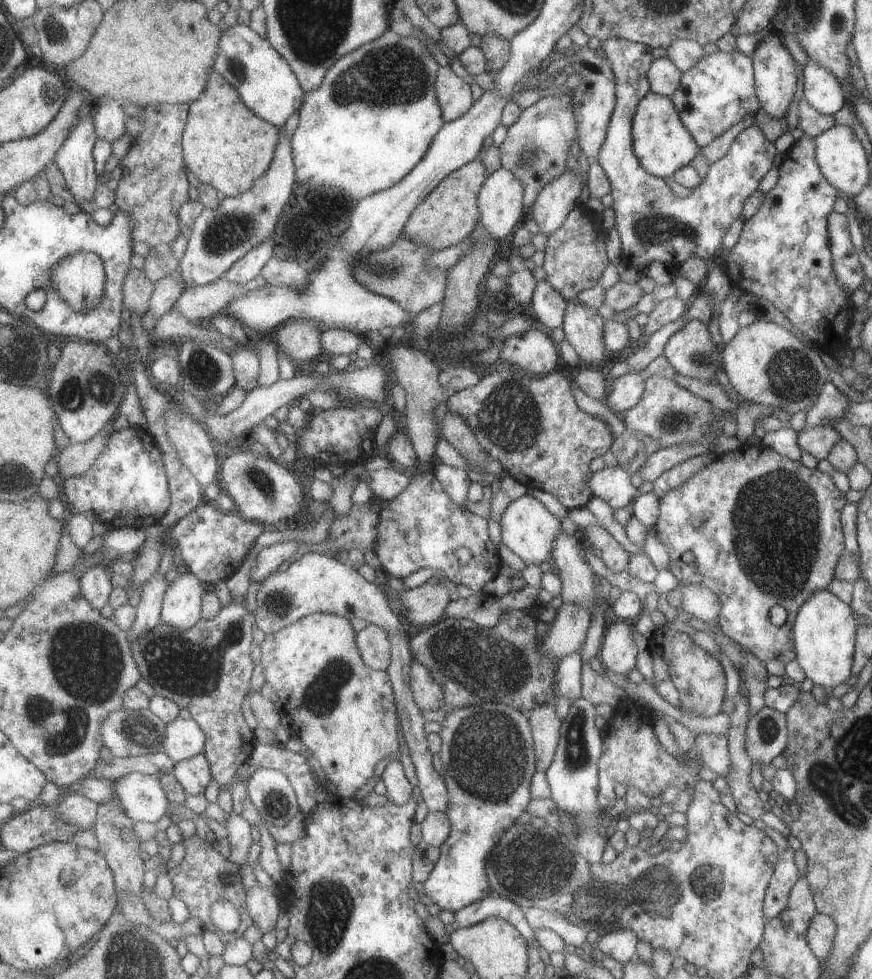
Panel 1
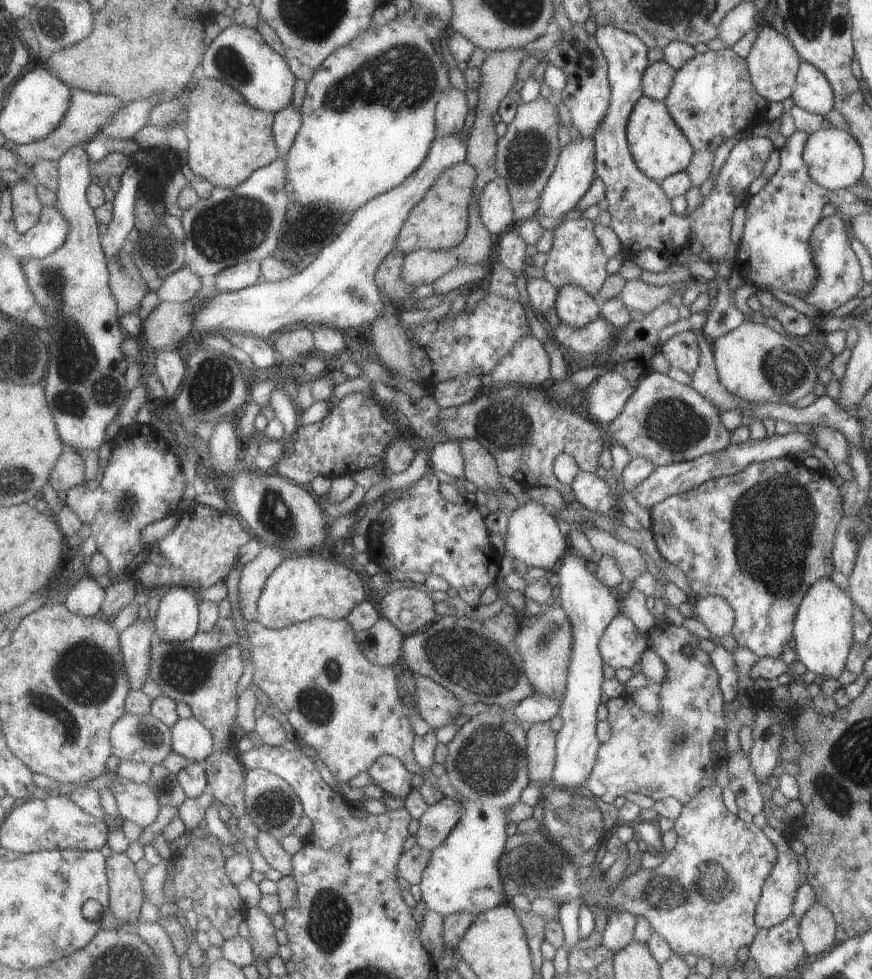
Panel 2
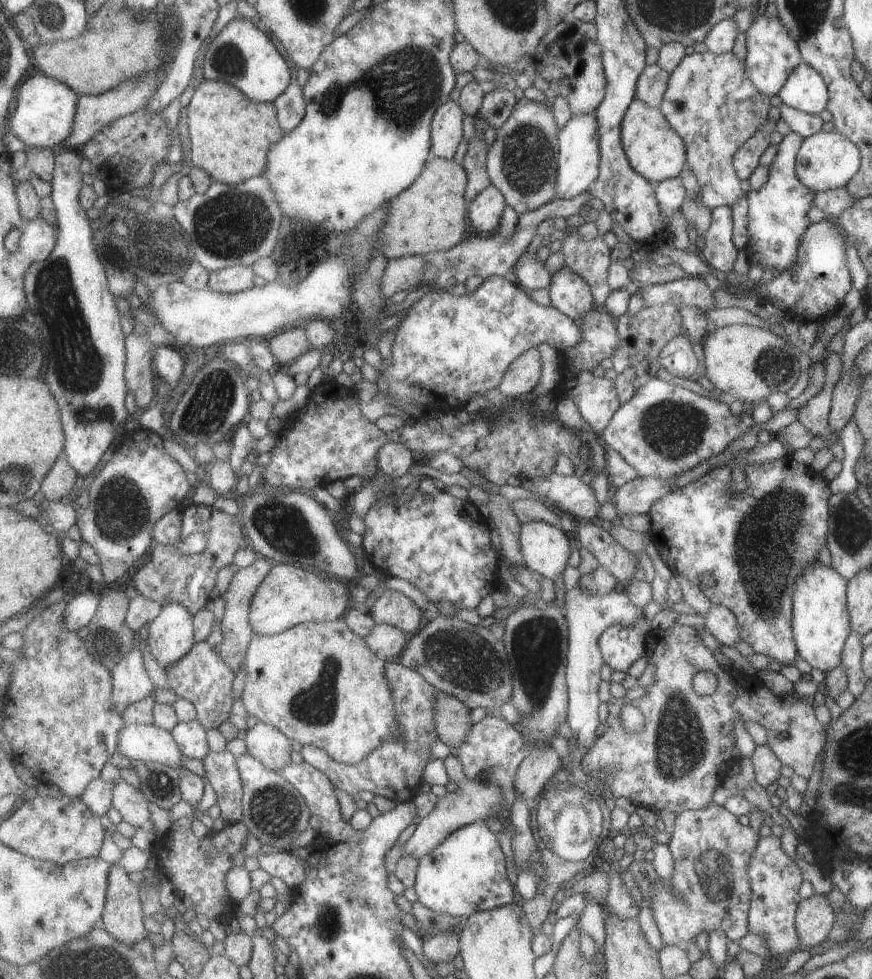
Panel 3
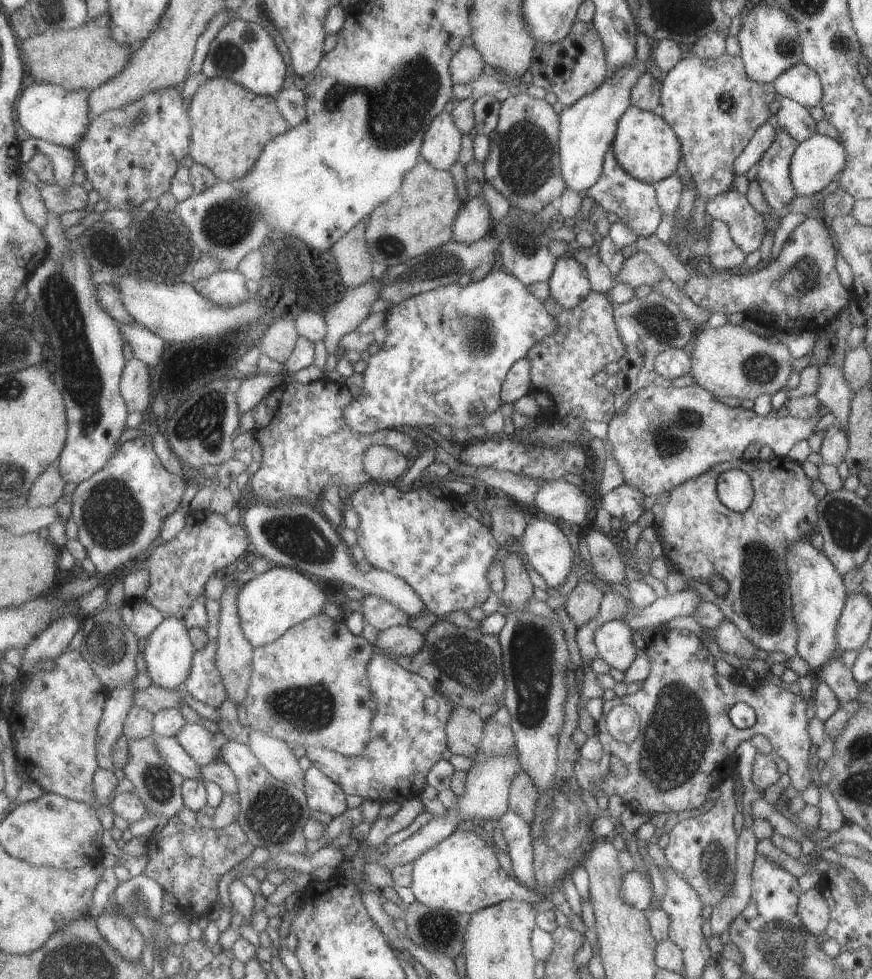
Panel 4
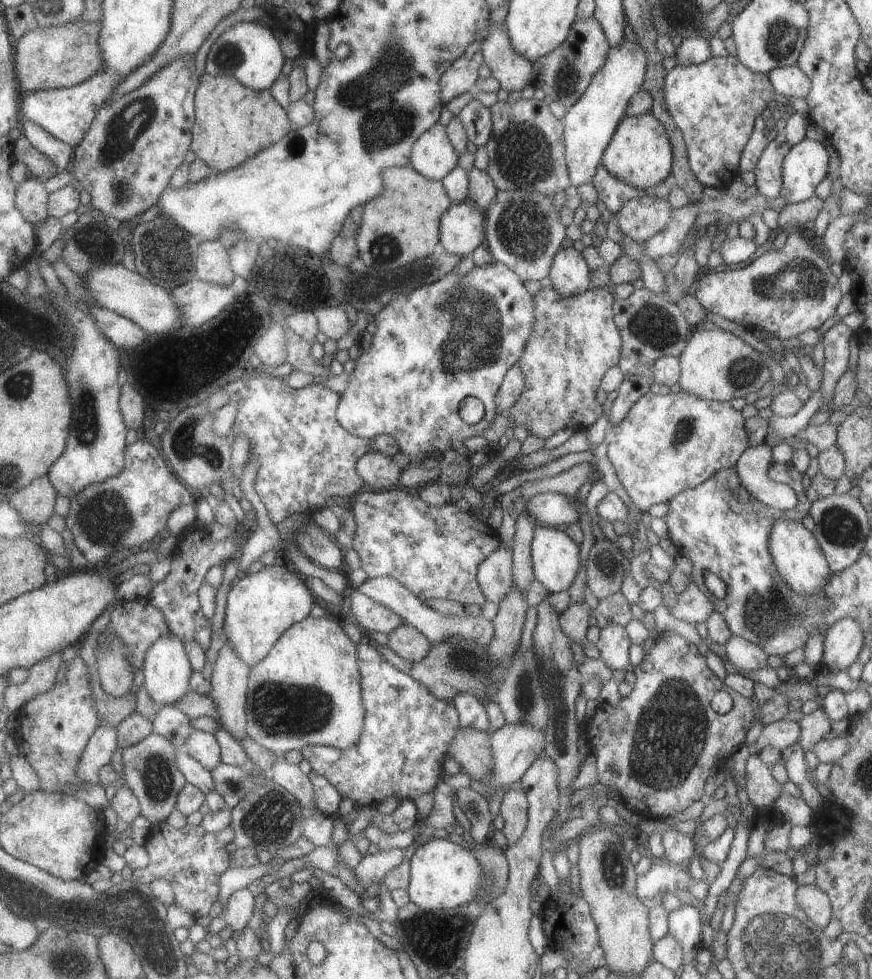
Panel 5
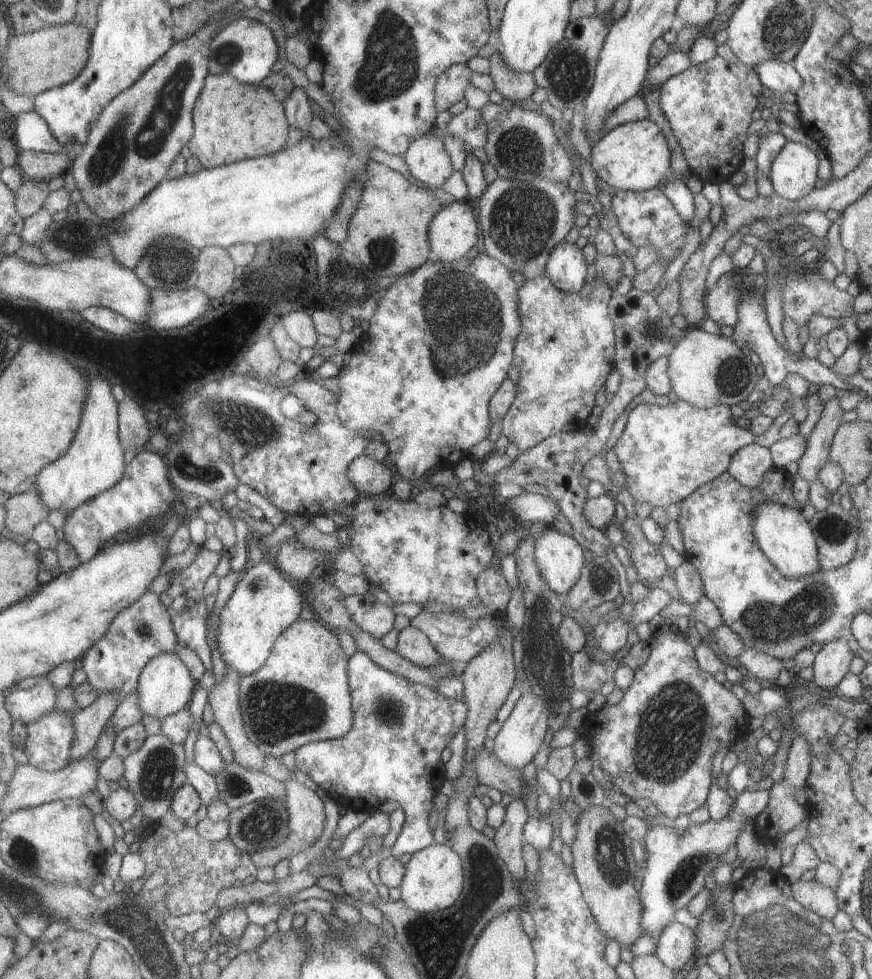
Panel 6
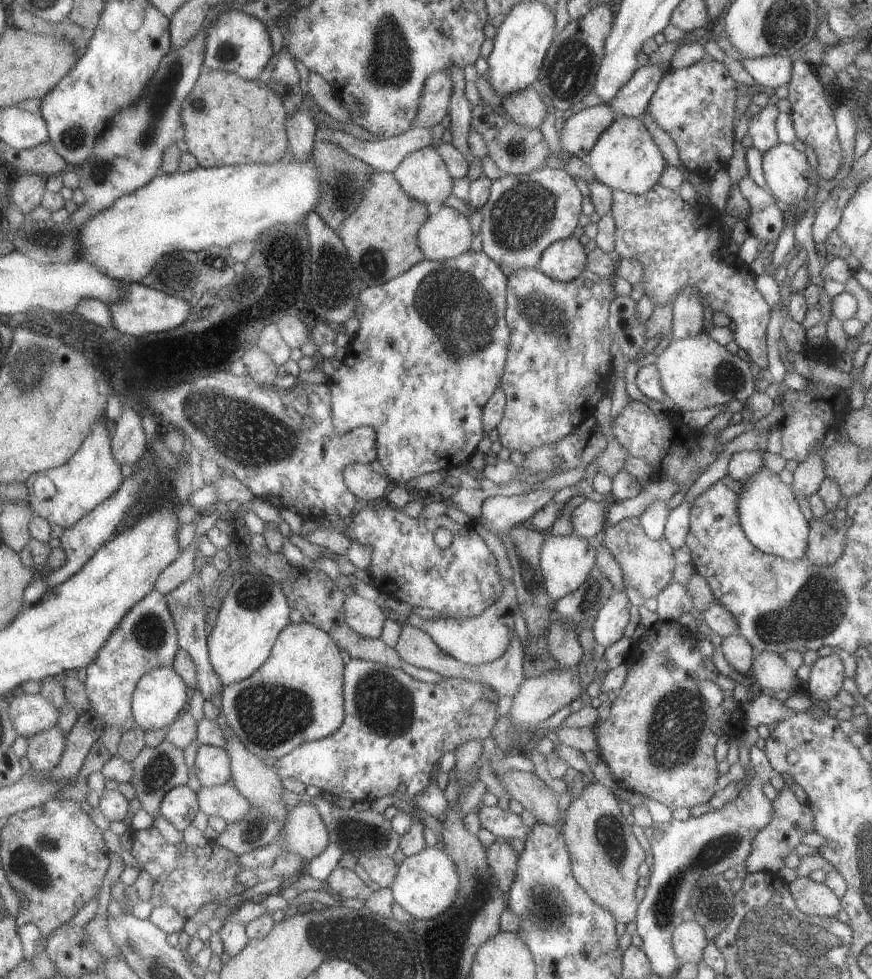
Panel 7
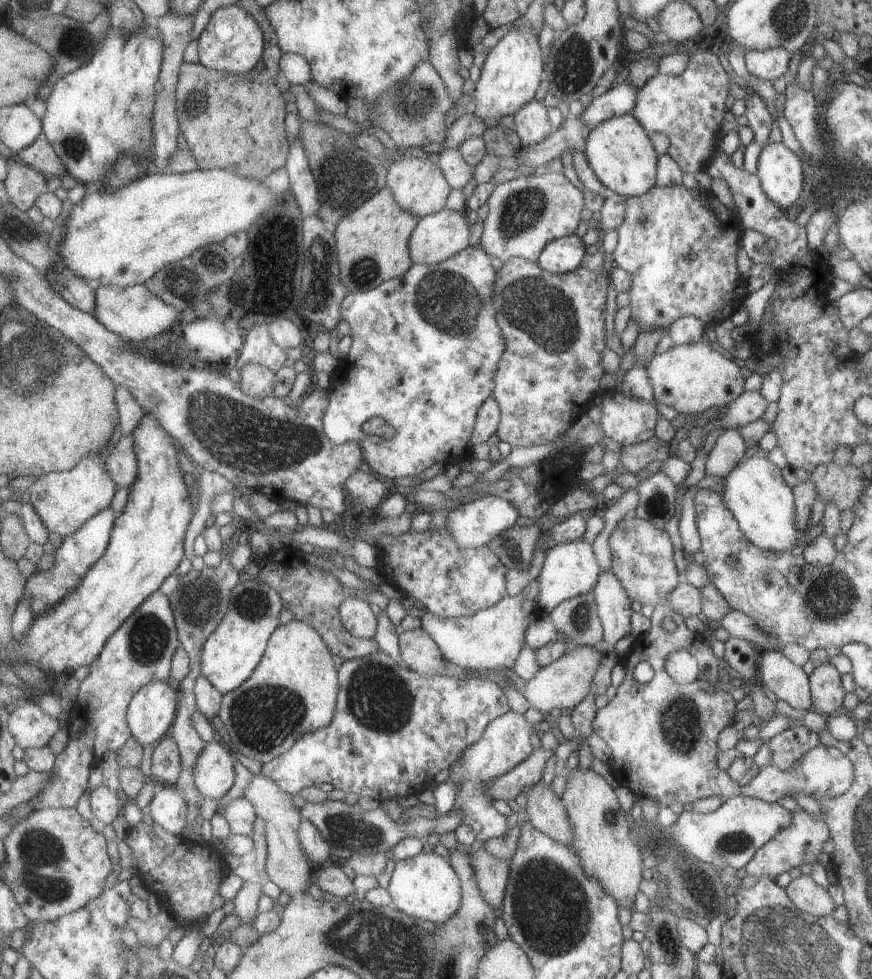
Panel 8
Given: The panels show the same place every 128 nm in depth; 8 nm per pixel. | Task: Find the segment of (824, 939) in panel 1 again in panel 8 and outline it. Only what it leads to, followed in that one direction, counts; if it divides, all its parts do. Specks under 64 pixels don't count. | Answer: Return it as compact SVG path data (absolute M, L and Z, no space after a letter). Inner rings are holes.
M809 875L793 878L784 890L791 903L803 915L827 917L836 908L827 889L818 886Z

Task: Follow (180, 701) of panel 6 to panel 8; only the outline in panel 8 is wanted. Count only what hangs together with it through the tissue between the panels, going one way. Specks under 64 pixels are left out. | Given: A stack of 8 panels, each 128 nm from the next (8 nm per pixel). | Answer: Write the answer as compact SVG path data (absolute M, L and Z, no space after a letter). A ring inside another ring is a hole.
M173 681L151 682L139 690L128 708L133 738L147 746L170 734L178 713L177 698L179 690Z

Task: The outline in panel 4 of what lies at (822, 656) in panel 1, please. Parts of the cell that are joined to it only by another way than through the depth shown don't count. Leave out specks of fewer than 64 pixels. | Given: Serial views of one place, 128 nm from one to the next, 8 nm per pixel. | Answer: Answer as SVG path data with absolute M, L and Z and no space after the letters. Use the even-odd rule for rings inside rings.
M808 538L792 541L786 551L785 563L792 618L797 632L796 656L803 659L809 668L823 668L835 658L837 652L836 627L847 596L846 588L843 587L842 577L835 571L825 554L813 548Z

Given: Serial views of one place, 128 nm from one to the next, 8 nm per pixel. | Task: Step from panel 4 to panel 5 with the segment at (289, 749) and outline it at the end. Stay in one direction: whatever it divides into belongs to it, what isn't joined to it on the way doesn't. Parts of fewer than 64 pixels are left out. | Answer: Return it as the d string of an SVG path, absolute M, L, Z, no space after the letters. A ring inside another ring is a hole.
M279 755L274 765L273 779L288 792L291 792L302 807L309 806L312 814L319 811L316 806L314 785L308 774L301 770L299 764L291 764L282 755Z

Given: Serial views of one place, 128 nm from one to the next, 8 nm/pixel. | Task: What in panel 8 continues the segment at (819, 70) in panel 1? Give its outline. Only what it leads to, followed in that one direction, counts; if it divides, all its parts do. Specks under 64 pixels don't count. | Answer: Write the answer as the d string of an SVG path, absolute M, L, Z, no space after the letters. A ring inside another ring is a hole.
M783 48L767 50L744 50L744 63L751 76L772 81L779 76L786 76L791 53Z

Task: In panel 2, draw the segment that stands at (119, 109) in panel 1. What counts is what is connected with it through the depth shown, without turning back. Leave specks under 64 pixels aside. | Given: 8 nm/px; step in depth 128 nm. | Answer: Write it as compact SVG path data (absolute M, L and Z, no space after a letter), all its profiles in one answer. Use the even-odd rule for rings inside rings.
M160 99L132 101L120 109L103 130L103 134L113 139L133 139L133 136L150 123L151 110L161 103Z

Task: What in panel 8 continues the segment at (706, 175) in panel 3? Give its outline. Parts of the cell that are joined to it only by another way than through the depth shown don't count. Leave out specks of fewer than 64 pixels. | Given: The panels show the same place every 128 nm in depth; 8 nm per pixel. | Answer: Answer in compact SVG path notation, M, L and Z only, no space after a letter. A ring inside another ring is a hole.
M711 51L689 55L687 66L679 76L655 74L637 90L630 113L650 132L663 132L669 138L667 154L685 174L703 171L717 145L719 124L725 114L729 76Z

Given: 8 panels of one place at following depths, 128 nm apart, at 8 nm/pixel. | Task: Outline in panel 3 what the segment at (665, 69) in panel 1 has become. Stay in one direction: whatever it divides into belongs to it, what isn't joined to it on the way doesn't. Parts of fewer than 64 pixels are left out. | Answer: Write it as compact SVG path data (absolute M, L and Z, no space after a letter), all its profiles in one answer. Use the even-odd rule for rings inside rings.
M657 64L647 65L638 77L638 83L635 86L637 99L649 107L658 108L663 101L669 76Z

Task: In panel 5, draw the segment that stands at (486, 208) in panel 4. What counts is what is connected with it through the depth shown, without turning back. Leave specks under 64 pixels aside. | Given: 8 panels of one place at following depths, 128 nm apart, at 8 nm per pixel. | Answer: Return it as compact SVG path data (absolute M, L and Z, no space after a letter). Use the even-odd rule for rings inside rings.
M467 199L464 202L454 204L442 219L441 241L443 247L450 254L460 255L461 257L472 254L477 246L487 243L486 221L485 210L474 201Z

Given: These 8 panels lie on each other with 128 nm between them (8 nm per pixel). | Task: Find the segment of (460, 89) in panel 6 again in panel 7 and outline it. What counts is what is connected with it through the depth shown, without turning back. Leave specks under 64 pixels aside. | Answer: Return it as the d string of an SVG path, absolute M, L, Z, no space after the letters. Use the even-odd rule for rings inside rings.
M438 71L427 78L421 100L421 109L414 127L433 127L450 113L451 100L455 91L452 74Z

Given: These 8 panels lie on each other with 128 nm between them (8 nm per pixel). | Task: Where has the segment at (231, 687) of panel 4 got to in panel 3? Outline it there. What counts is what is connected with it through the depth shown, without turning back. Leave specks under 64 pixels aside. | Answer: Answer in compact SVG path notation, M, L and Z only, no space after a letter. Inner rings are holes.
M261 556L252 566L239 569L232 578L229 588L225 592L226 610L223 616L222 630L225 634L224 644L220 647L223 659L226 660L228 665L236 673L239 668L245 669L245 663L248 656L248 649L253 638L256 636L254 632L250 615L252 610L252 603L255 594L257 594L259 586L269 576L273 570L275 562L269 558Z

